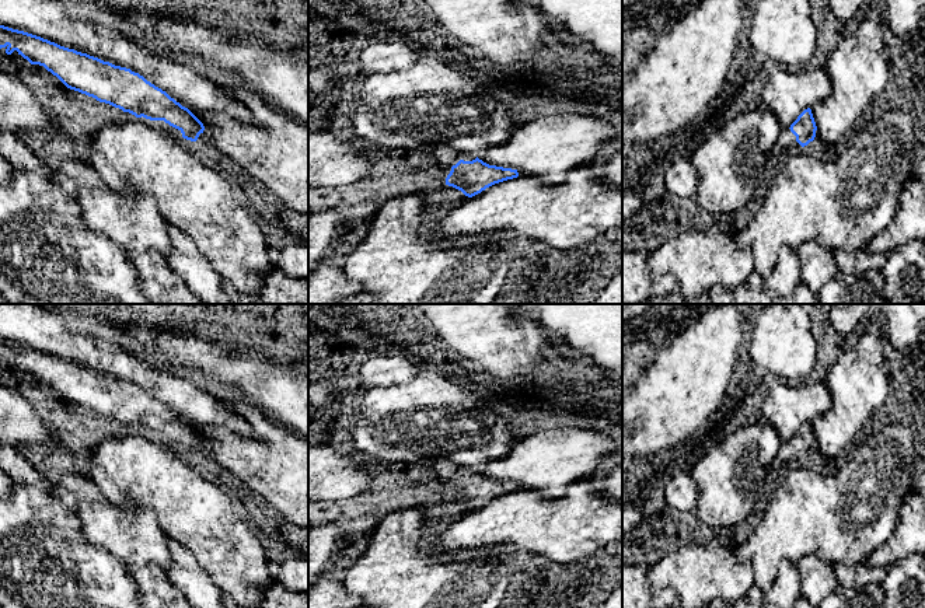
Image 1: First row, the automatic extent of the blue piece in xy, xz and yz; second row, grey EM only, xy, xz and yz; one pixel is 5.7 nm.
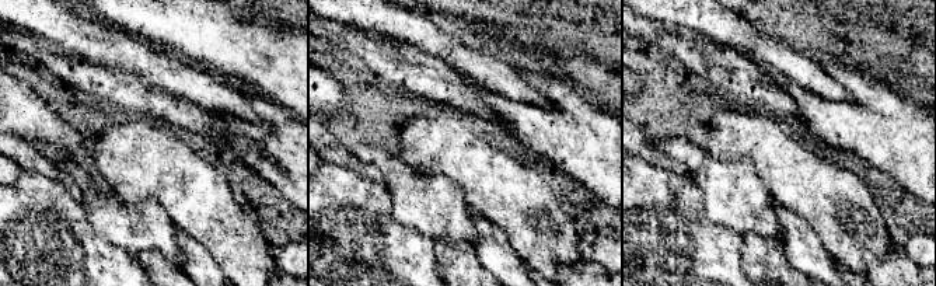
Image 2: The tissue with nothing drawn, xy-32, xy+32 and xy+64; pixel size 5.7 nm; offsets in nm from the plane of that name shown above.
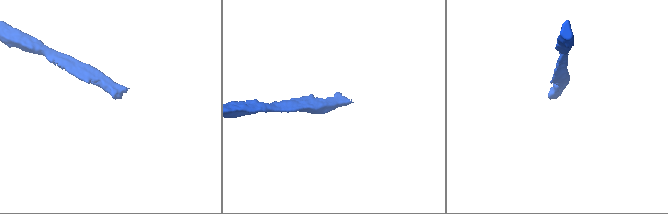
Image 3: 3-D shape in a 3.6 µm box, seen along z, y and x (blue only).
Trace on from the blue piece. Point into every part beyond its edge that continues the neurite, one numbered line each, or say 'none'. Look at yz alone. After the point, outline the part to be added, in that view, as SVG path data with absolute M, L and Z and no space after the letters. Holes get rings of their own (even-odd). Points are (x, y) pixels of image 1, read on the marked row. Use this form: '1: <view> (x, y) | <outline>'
1: yz (786, 143) | M782 127L772 148L772 154L786 158L789 154L799 148L802 148L802 146L796 141L796 136L790 132L789 127Z

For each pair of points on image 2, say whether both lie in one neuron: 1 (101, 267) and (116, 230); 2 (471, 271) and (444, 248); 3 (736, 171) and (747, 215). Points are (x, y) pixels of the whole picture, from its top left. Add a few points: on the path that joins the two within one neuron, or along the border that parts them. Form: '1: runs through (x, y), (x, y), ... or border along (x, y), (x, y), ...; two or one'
1: border along (87, 220), (135, 260); two
2: runs through (464, 268), (451, 255); one
3: runs through (736, 182), (736, 196), (743, 203); one

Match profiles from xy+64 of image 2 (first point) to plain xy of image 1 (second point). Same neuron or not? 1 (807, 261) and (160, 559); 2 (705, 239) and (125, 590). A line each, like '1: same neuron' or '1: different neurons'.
1: different neurons
2: same neuron

